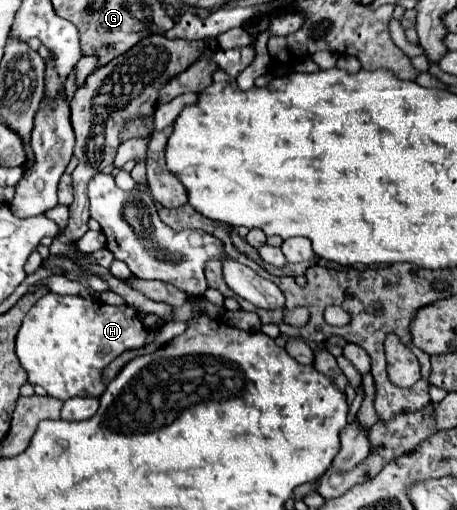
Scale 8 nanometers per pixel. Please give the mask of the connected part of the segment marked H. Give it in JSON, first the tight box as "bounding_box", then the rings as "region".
{"bounding_box":[16,292,148,400],"region":[[[50,292],[28,310],[16,338],[16,354],[28,372],[28,380],[42,386],[58,400],[68,400],[74,396],[102,396],[106,390],[104,368],[122,352],[144,346],[146,334],[148,332],[144,324],[138,320],[138,312],[130,306],[108,306],[100,304],[98,300],[84,300],[80,296],[60,296]]]}

